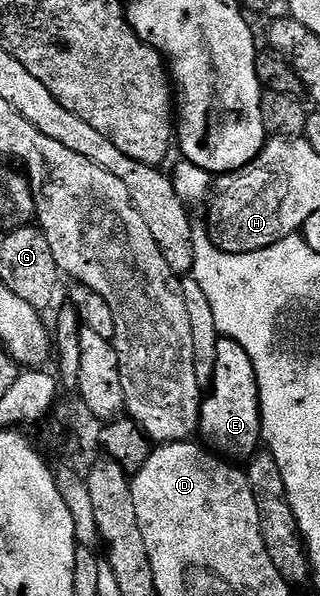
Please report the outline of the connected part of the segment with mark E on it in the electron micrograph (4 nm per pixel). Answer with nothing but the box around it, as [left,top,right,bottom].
[200,338,263,460]

